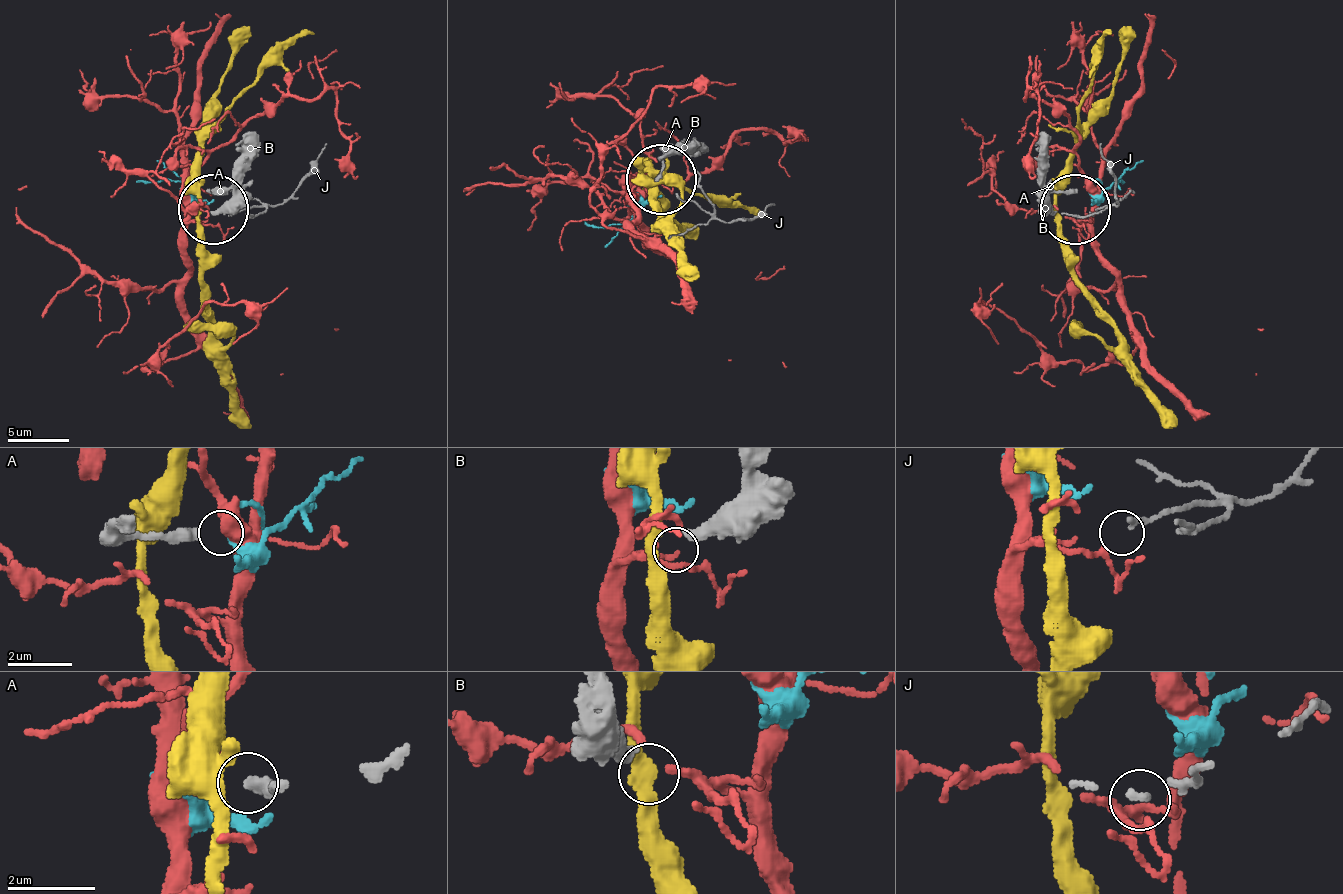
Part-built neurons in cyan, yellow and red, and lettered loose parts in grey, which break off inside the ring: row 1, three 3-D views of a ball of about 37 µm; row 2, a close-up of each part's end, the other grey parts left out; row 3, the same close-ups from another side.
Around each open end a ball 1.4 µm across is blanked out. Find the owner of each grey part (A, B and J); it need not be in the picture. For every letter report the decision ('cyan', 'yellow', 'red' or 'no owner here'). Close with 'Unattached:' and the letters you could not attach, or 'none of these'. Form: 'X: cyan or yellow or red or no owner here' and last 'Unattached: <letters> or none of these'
A: no owner here
B: yellow
J: red
Unattached: A

